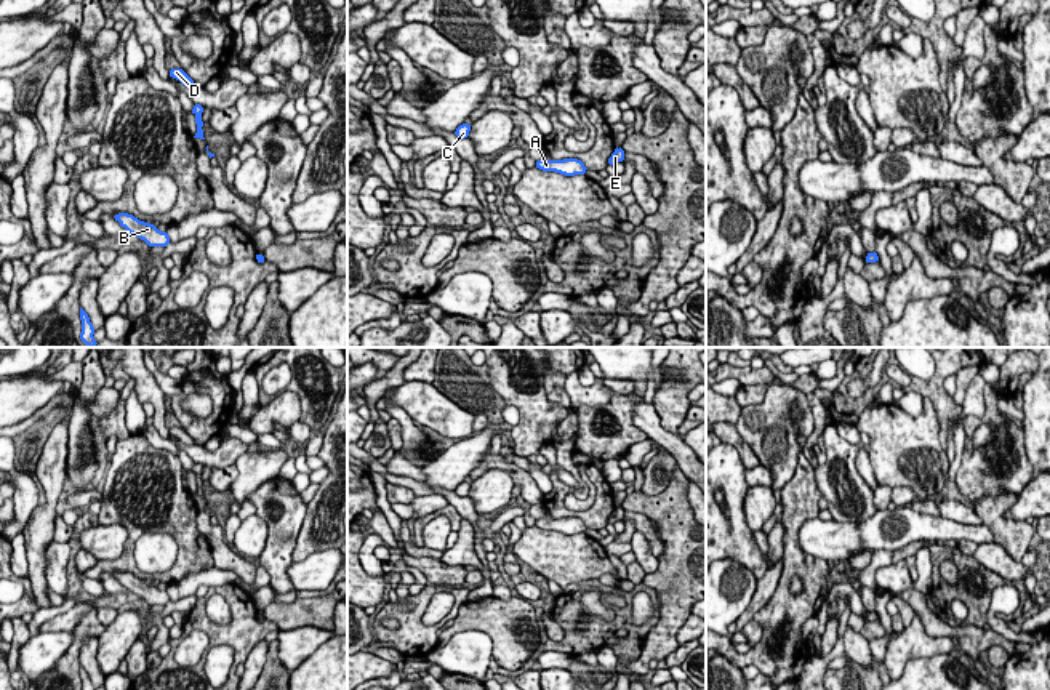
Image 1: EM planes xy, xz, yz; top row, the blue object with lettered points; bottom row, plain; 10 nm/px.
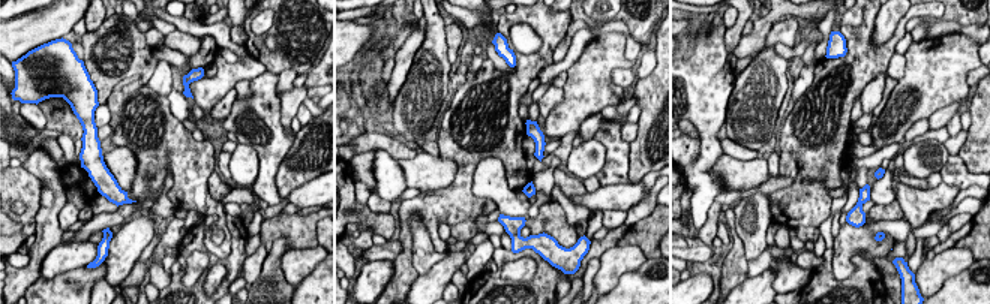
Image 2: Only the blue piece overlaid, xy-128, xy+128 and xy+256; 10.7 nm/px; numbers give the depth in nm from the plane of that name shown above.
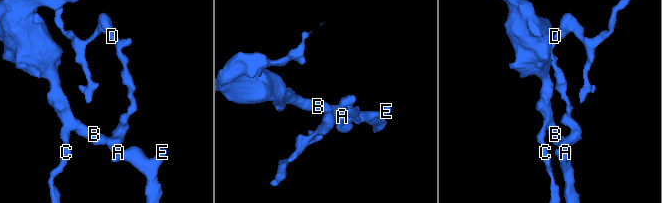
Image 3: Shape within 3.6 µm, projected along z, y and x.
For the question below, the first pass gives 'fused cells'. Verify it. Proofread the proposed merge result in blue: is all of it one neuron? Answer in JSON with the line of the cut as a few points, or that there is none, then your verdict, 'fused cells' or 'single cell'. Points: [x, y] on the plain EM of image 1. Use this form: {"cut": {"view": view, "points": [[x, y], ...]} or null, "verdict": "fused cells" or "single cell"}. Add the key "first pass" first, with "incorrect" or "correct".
{"first pass": "incorrect", "cut": null, "verdict": "single cell"}

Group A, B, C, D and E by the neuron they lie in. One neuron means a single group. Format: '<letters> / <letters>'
A B C D E

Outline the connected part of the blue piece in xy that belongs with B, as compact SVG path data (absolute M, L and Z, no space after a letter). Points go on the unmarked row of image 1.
M118 572L114 576L120 581L122 586L144 599L149 605L166 605L170 602L166 591L158 589L154 583L139 580L133 573Z

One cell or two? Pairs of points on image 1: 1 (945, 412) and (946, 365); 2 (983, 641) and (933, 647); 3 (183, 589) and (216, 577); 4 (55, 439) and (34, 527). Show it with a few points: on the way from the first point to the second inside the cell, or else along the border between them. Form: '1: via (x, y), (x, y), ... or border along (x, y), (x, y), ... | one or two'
1: via (941, 401), (938, 396), (938, 377) | one
2: border along (919, 618), (930, 636), (948, 636), (951, 639) | two
3: via (191, 581), (208, 578) | one
4: via (52, 461), (50, 505) | one

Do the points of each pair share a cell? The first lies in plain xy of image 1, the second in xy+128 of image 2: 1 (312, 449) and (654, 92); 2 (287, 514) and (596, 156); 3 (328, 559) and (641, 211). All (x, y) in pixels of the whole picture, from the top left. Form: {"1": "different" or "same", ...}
{"1": "different", "2": "different", "3": "different"}

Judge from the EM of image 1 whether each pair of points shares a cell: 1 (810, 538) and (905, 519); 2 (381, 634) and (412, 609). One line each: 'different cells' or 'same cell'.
1: same cell
2: same cell

